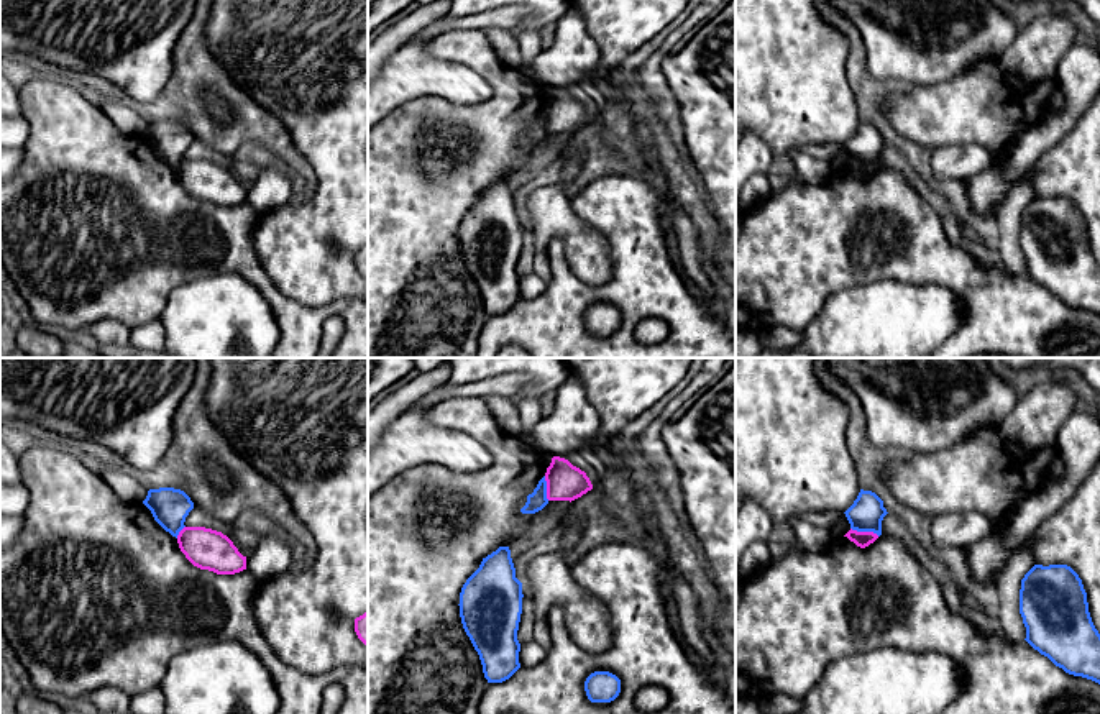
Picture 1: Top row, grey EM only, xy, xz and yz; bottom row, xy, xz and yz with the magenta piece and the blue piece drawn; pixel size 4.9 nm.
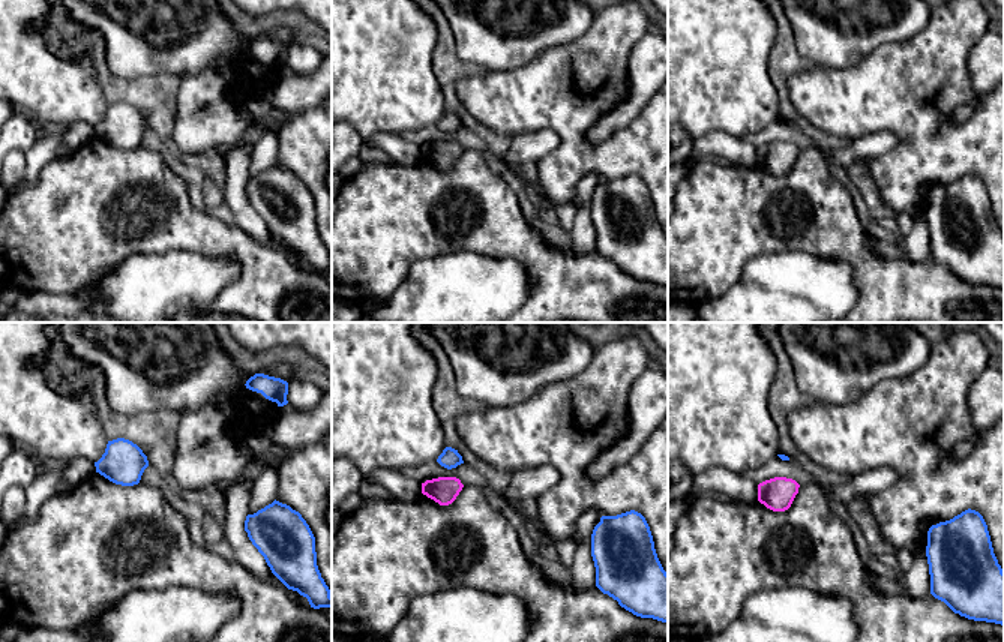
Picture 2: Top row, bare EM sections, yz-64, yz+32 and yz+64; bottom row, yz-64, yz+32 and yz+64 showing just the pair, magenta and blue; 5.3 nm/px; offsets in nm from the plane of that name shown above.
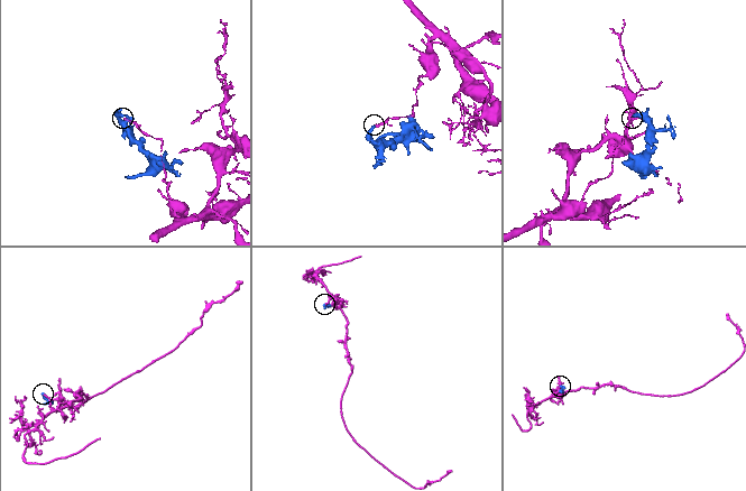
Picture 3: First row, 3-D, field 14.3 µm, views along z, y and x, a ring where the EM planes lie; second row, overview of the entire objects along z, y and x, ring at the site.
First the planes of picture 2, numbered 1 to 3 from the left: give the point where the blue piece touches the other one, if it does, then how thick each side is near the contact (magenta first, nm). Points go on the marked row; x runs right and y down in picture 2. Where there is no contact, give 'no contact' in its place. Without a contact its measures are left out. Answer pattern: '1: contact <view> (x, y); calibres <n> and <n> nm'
1: no contact
2: no contact
3: no contact

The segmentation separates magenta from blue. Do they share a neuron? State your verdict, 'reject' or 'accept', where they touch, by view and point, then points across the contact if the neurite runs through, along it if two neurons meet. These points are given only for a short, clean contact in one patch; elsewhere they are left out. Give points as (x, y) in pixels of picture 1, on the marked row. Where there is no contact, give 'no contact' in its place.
reject | yz (866, 532) | along yz (851, 527), (879, 535)

